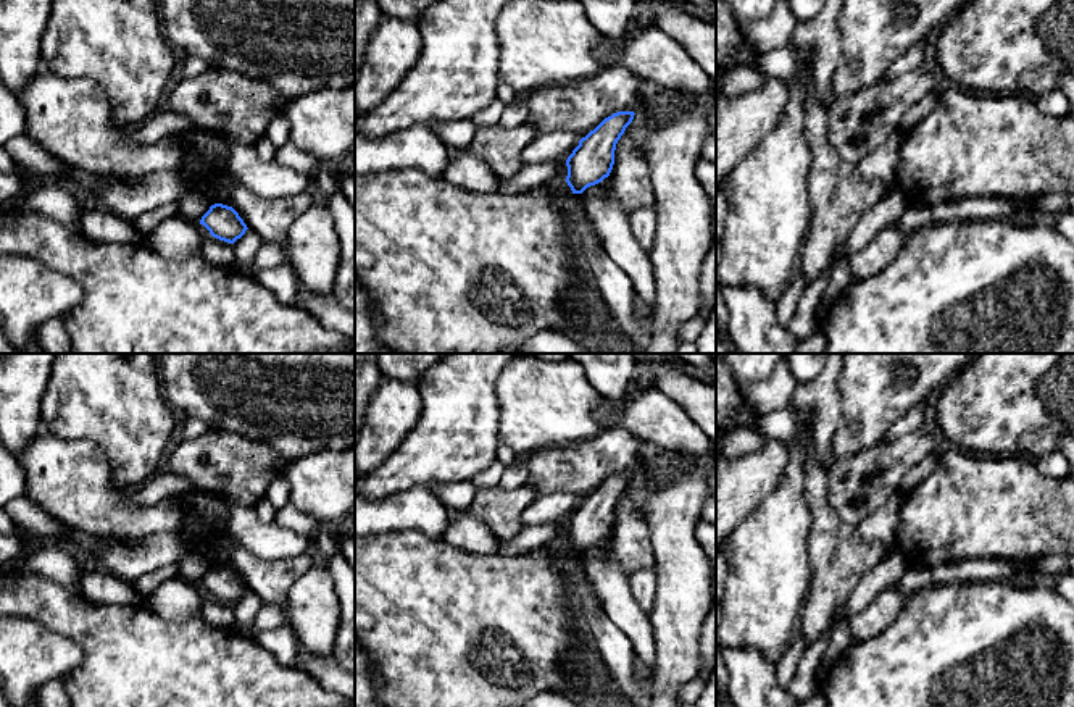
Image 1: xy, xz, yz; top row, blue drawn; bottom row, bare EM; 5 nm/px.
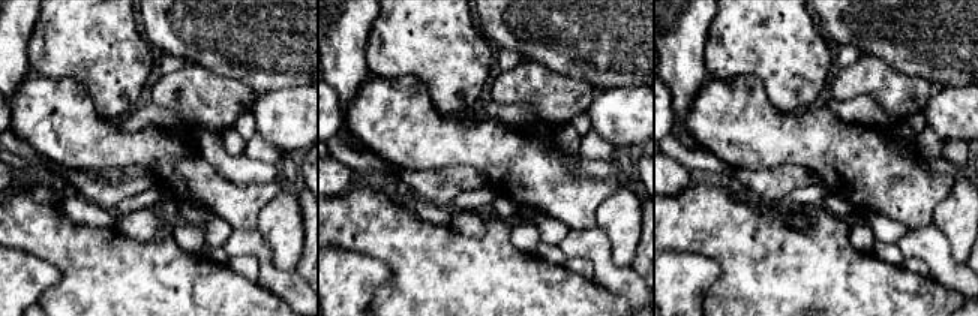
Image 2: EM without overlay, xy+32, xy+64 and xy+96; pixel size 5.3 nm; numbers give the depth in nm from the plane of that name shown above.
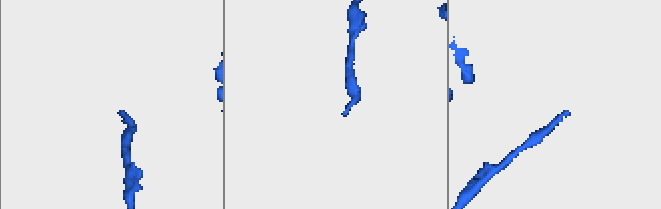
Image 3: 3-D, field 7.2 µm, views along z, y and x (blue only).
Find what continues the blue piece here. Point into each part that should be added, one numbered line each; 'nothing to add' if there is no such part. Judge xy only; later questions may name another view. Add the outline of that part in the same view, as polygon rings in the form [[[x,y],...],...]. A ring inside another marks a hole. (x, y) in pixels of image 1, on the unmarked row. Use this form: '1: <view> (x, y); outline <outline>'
nothing to add

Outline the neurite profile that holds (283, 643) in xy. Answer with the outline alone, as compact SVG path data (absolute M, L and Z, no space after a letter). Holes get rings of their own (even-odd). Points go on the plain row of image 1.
M292 628L256 631L253 639L271 652L282 665L298 665L298 639Z

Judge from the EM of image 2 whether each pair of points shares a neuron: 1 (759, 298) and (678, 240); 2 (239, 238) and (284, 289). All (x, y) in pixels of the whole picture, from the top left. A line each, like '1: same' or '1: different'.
1: same
2: same

